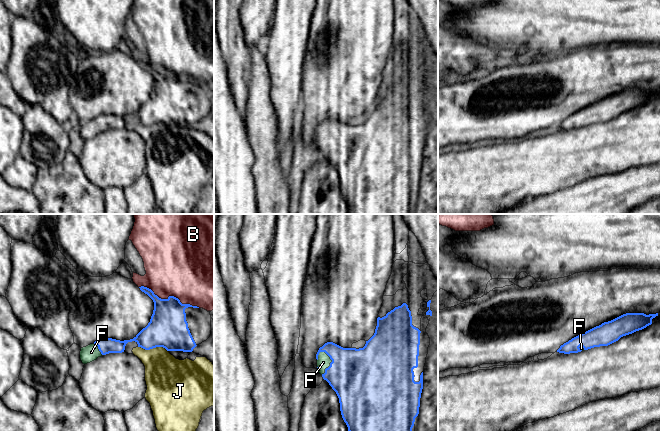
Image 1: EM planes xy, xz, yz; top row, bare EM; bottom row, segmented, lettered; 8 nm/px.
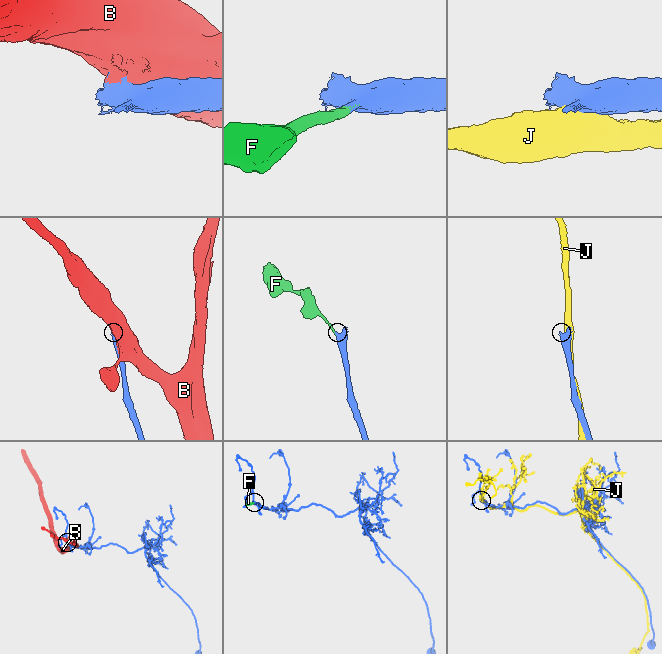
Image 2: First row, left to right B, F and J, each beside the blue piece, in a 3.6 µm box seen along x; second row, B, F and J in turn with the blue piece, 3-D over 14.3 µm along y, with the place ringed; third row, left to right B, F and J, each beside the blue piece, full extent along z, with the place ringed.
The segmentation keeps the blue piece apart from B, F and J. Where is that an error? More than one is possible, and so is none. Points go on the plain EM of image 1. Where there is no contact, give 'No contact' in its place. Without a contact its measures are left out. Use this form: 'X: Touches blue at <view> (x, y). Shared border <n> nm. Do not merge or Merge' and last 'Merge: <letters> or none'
B: Touches blue at xy (169, 72). Shared border 500 nm. Do not merge
F: Touches blue at xz (330, 139). Shared border 190 nm. Merge
J: Touches blue at xy (153, 123). Shared border 240 nm. Do not merge
Merge: F

